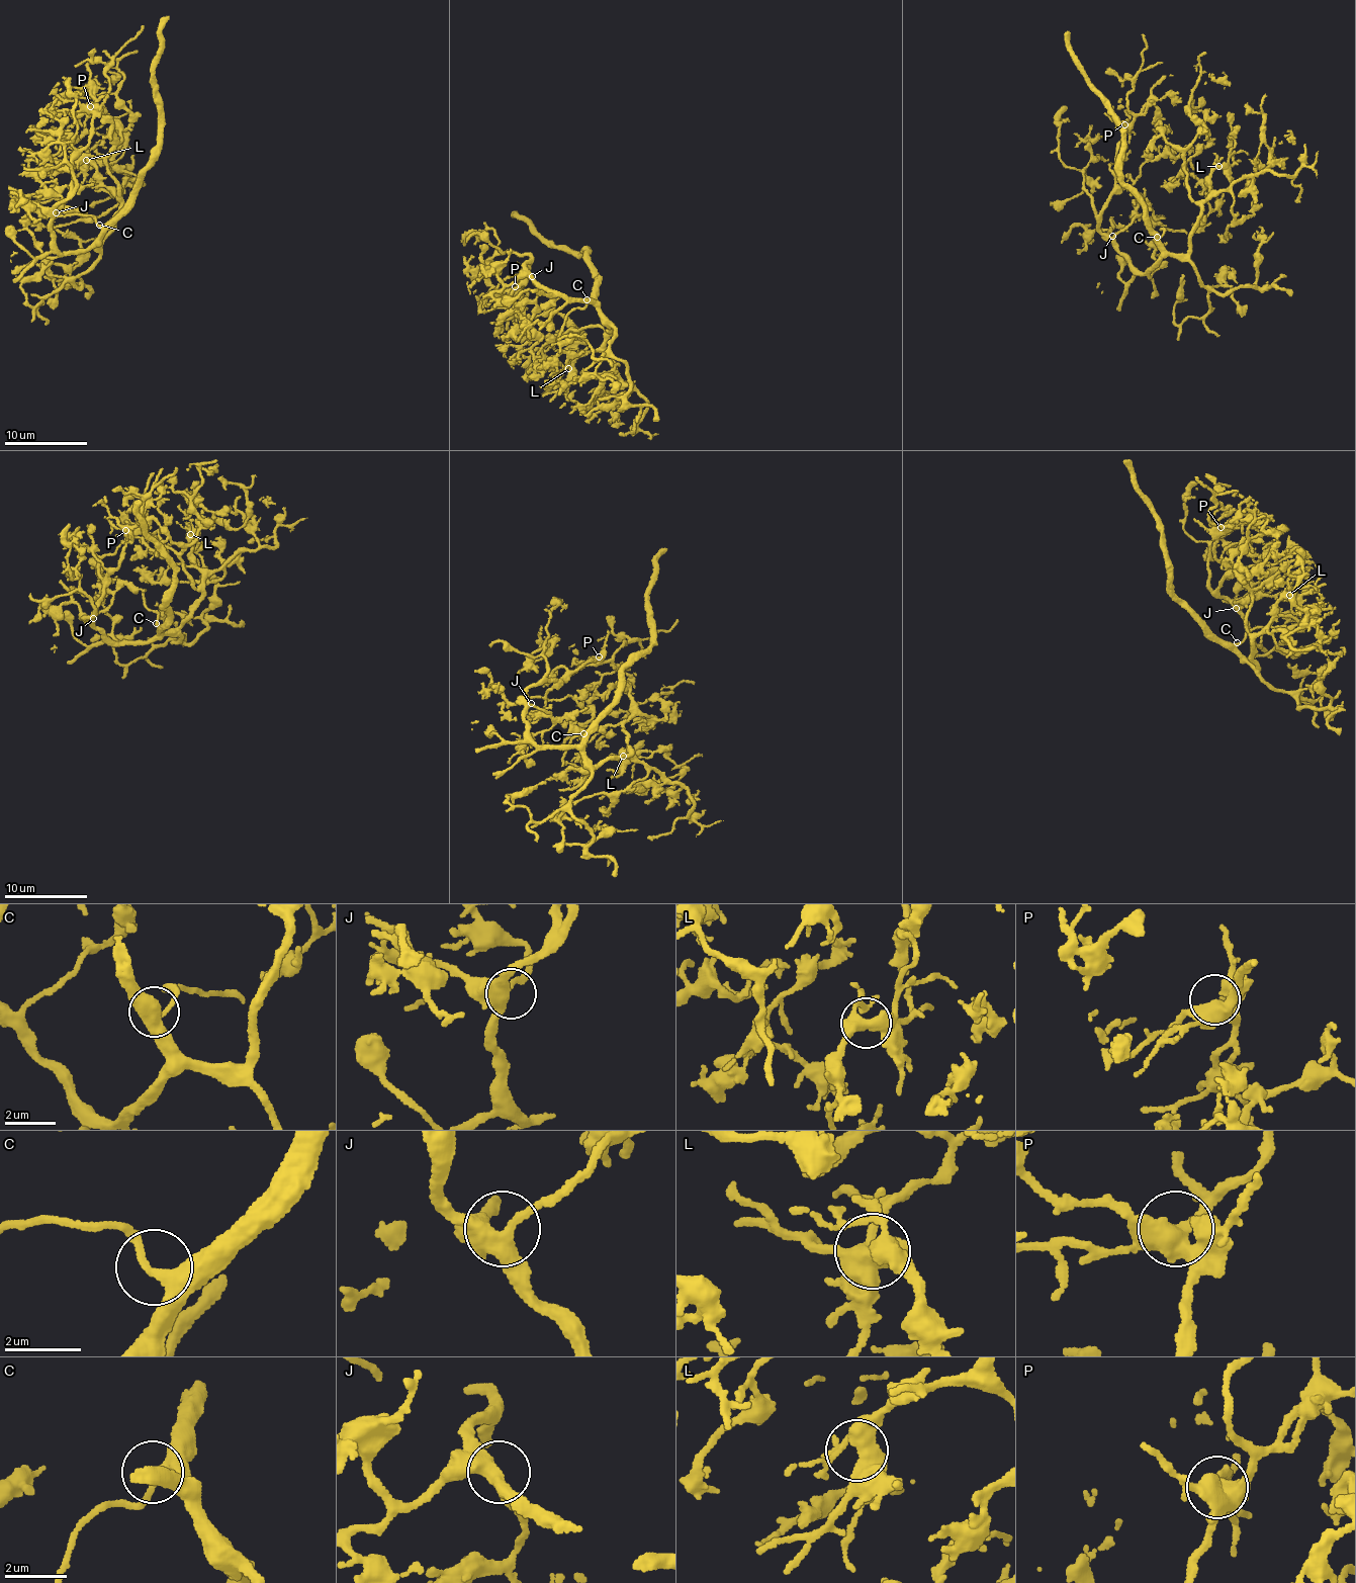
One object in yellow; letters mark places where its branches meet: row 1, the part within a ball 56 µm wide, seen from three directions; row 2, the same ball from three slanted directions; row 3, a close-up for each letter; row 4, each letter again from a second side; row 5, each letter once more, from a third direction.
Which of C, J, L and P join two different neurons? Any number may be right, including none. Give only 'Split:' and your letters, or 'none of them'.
Split: none of them

